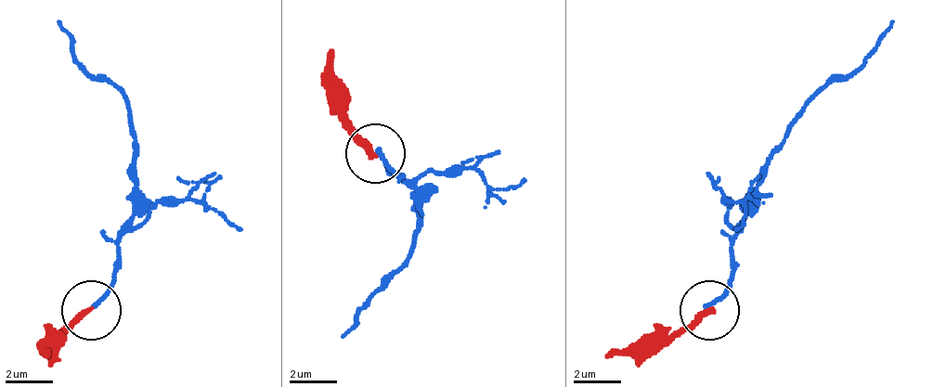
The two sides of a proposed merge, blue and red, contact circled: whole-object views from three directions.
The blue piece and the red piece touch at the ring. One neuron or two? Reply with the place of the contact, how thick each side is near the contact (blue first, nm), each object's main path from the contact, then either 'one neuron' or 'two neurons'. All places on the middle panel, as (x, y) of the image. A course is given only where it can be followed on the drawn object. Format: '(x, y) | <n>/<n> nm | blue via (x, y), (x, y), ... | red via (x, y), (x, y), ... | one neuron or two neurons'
(375, 153) | 170/280 nm | blue via (373, 152), (397, 175), (415, 187), (415, 253), (361, 306), (343, 336) | red via (373, 152), (343, 110), (343, 86), (326, 51) | two neurons

